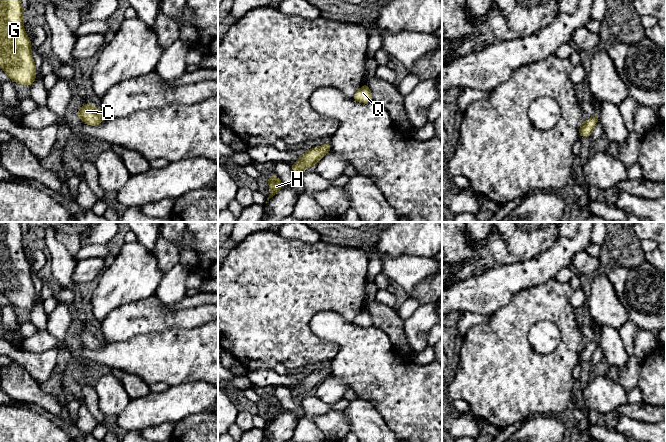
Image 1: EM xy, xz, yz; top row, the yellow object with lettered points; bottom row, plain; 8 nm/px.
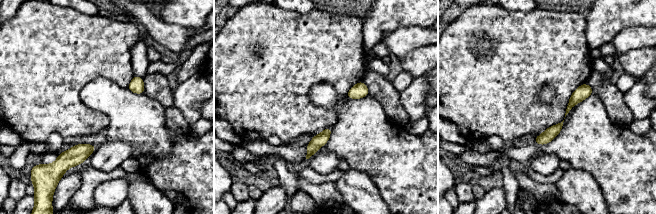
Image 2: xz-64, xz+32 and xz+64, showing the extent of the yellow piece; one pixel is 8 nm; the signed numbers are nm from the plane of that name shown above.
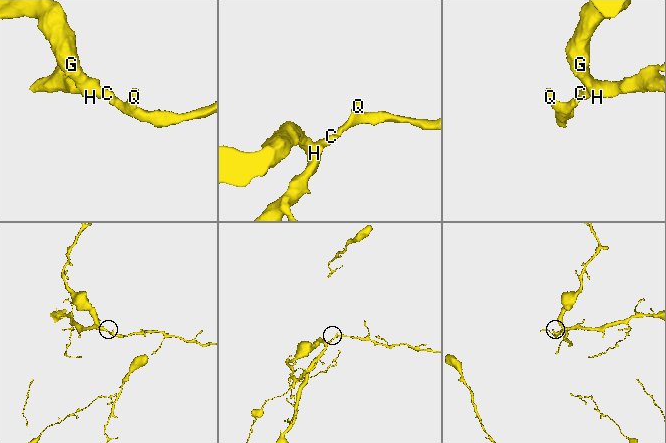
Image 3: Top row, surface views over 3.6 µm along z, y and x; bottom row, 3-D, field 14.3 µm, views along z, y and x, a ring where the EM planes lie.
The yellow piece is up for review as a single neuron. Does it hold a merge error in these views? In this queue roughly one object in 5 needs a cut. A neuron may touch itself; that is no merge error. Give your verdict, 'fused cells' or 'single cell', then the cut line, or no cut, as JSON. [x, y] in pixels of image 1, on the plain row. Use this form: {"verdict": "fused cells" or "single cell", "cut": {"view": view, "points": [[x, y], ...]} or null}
{"verdict": "single cell", "cut": null}

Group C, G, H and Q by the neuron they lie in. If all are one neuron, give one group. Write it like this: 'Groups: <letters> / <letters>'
Groups: C G H Q

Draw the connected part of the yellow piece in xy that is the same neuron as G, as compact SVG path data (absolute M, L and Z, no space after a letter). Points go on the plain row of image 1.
M0 222L0 291L12 306L30 311L36 291L24 245L20 222Z

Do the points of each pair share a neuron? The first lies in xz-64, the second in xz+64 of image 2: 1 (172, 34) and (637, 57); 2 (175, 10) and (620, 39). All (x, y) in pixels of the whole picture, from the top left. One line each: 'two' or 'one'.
1: two
2: two

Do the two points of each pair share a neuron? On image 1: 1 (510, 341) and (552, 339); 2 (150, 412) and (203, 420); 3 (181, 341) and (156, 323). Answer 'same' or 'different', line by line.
1: different
2: different
3: different

